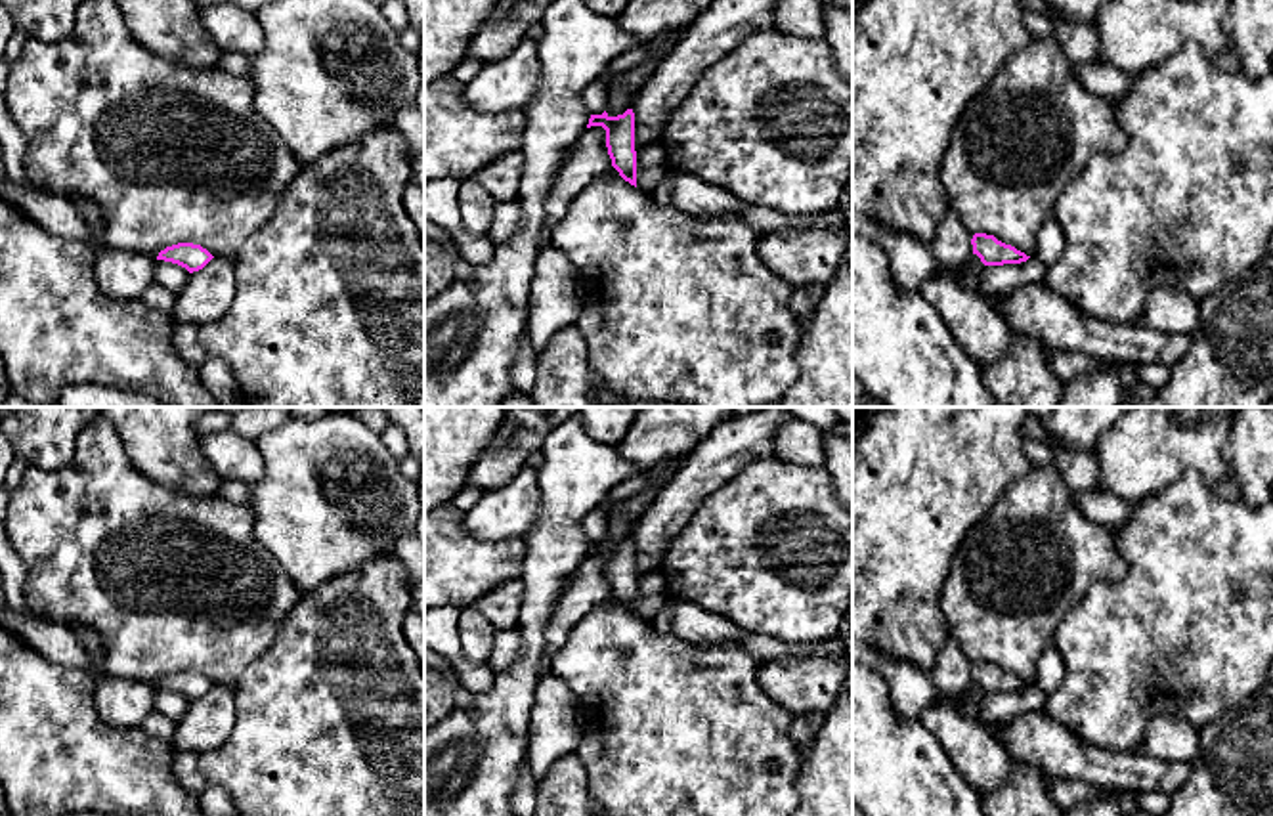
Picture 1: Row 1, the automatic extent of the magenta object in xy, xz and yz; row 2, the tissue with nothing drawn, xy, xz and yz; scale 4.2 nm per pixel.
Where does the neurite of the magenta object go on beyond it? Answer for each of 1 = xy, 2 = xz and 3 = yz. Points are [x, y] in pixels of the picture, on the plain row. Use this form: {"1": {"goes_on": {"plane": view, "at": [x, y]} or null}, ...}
{"1": {"goes_on": null}, "2": {"goes_on": null}, "3": {"goes_on": null}}

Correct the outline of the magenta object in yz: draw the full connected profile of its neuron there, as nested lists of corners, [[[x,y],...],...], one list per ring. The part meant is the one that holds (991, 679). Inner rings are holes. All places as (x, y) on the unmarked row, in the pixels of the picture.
[[[975,661],[971,673],[973,682],[977,682],[984,694],[1021,692],[1030,686],[1015,675],[1005,673],[998,669],[994,663],[986,661]]]

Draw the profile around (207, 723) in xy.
[[[216,684],[203,698],[189,701],[182,719],[176,720],[170,745],[197,755],[216,749],[229,738],[235,717],[233,688]]]

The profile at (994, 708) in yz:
[[[1030,684],[1021,692],[984,694],[979,703],[979,713],[986,722],[1005,722],[1023,713],[1044,711],[1049,694],[1038,684]]]

